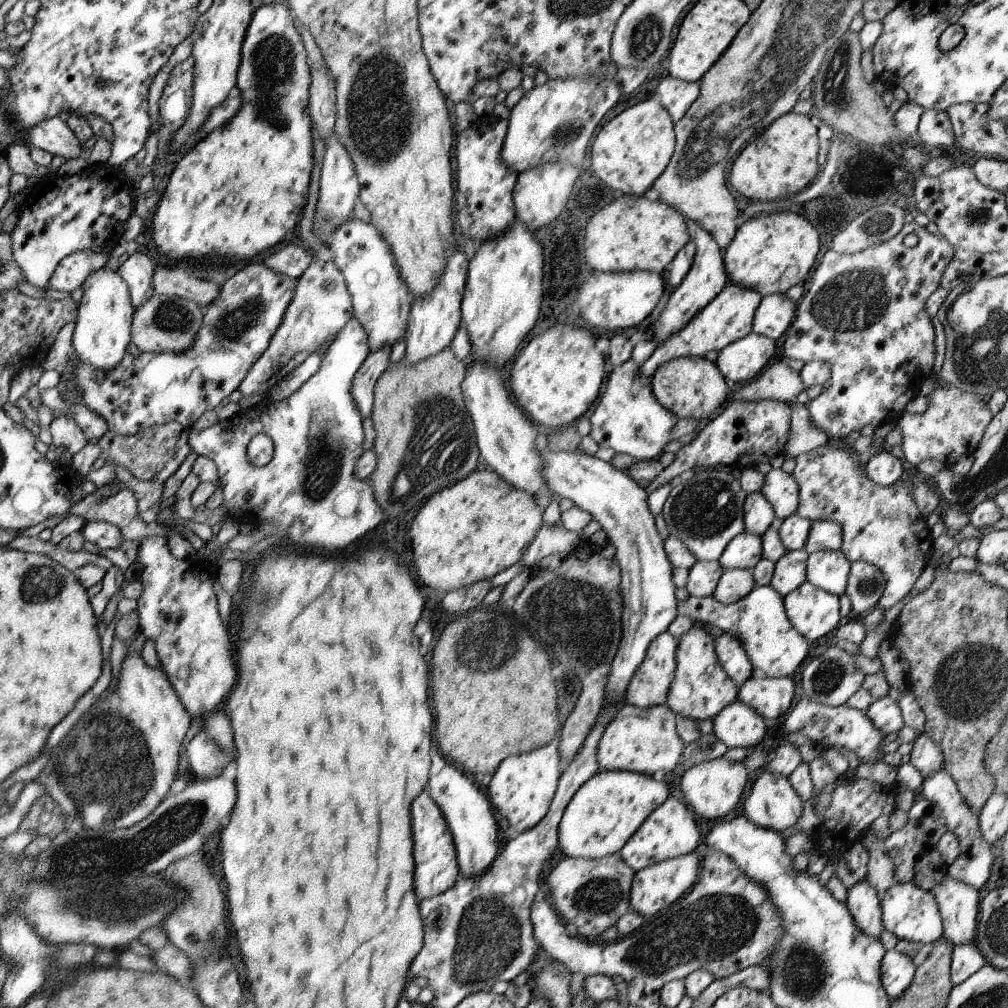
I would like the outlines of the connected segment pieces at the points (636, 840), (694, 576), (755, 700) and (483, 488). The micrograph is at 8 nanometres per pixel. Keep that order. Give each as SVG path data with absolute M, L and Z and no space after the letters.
M670 794L666 802L652 811L642 826L628 839L619 853L624 862L639 871L666 859L678 858L691 853L700 842L700 830L694 820L697 814L683 800Z
M697 561L689 570L686 586L689 596L697 598L713 596L723 572L718 561Z
M755 673L738 688L738 700L752 707L762 718L785 718L792 708L795 684L790 677L769 678Z
M480 467L462 482L433 493L418 510L408 532L412 538L416 572L418 576L422 574L424 584L445 594L475 582L491 580L496 574L520 562L524 552L542 528L543 511L530 494L508 486L508 482L504 482L494 470Z

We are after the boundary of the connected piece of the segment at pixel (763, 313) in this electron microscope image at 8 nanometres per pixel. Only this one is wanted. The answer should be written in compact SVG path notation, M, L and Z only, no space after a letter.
M786 293L764 295L754 314L753 333L777 342L794 321L796 308Z

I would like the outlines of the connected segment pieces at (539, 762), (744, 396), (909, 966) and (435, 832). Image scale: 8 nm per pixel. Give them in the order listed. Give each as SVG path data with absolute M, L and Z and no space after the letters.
M550 743L527 753L506 757L484 790L498 818L506 818L509 826L518 832L526 832L548 814L562 773L557 744Z
M781 360L740 388L733 401L774 400L790 404L803 390L806 388L799 374Z
M899 951L885 952L881 963L881 982L889 998L899 998L912 983L915 976L913 961Z
M420 792L412 802L412 834L414 834L414 862L416 862L416 898L424 900L430 896L440 896L446 890L450 890L460 875L458 868L457 850L454 839L444 814L434 800L428 796L428 792Z

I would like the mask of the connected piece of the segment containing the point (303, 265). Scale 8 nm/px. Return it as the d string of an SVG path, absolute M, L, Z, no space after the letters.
M290 244L268 252L259 261L278 275L286 274L289 278L299 280L314 259L313 253L304 250L300 244Z

